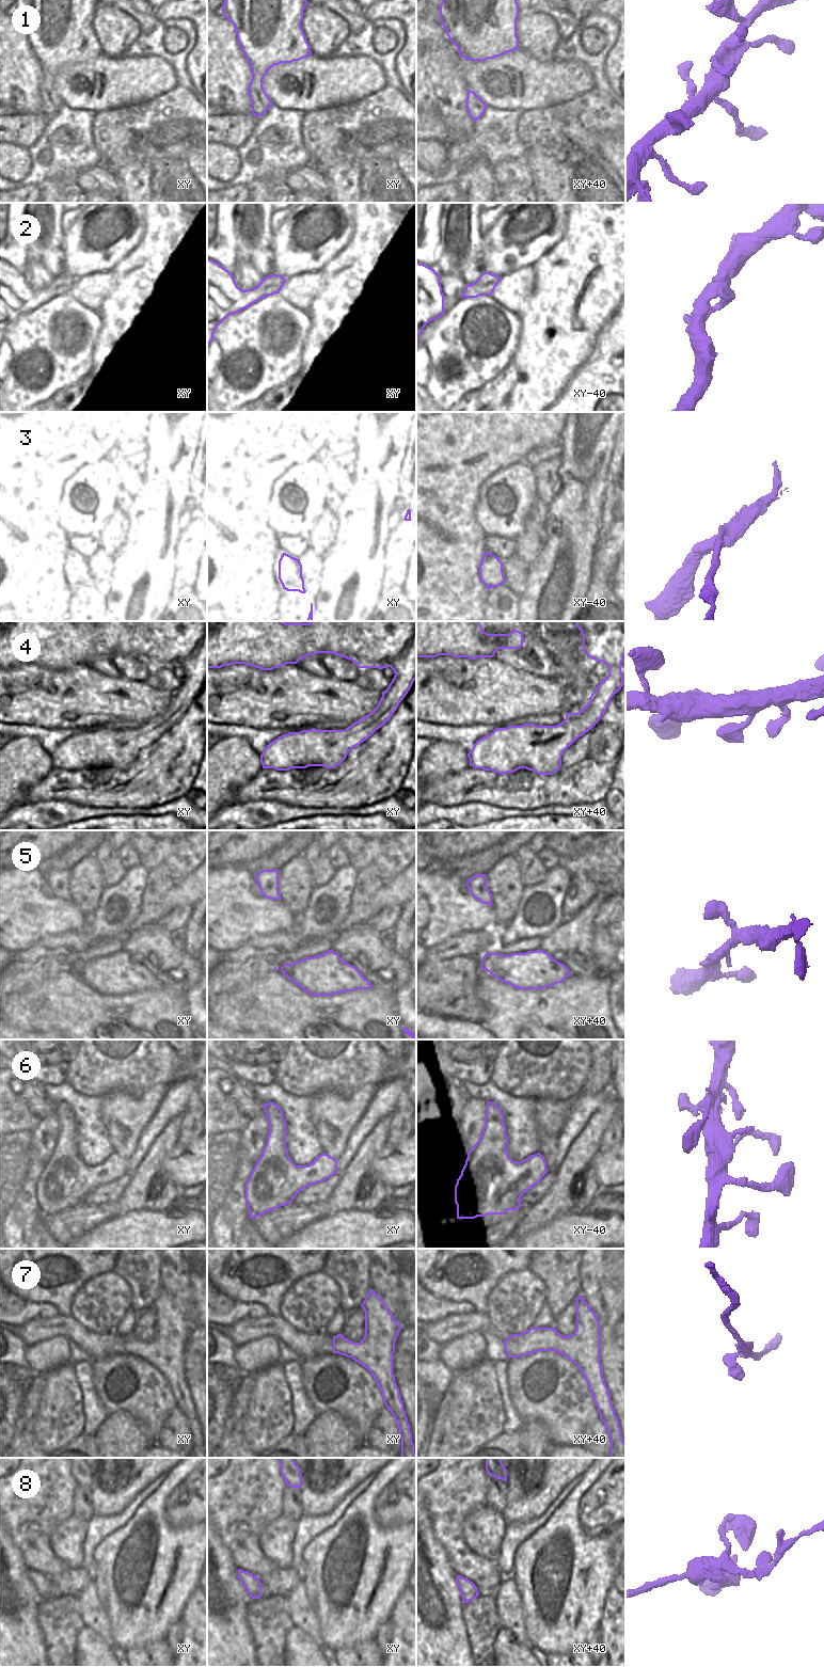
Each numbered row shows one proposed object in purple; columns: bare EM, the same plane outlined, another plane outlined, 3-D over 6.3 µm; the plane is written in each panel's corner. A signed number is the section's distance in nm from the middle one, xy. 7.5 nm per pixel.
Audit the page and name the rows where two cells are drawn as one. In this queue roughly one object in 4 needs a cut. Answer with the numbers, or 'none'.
3

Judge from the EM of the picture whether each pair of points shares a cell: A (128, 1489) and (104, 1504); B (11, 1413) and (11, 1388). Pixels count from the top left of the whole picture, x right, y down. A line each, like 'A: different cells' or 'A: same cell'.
A: same cell
B: same cell

